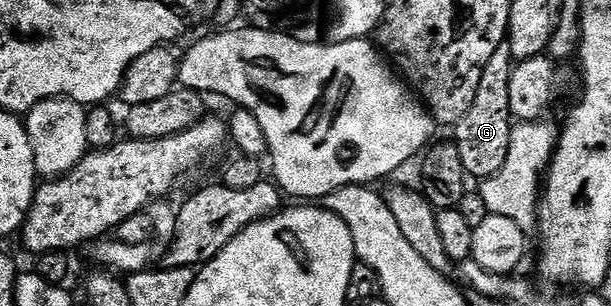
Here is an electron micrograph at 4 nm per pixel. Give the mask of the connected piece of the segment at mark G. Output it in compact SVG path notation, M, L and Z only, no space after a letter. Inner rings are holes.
M507 46L499 48L483 67L481 82L473 98L473 106L469 106L465 118L461 118L461 122L454 125L453 143L457 146L464 173L468 177L494 178L502 170L513 127L508 94L512 71L513 59L509 48Z

